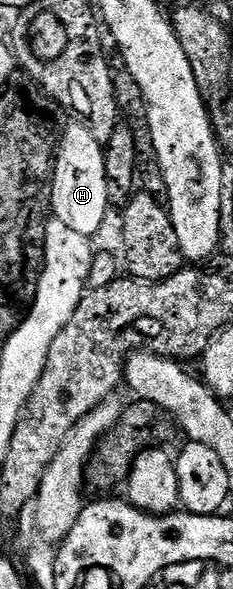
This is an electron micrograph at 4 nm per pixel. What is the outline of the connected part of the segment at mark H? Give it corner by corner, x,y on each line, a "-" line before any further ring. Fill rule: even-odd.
70,122
59,139
57,157
53,165
52,214
63,225
92,237
103,223
104,215
111,210
107,197
105,147
91,137
82,123

